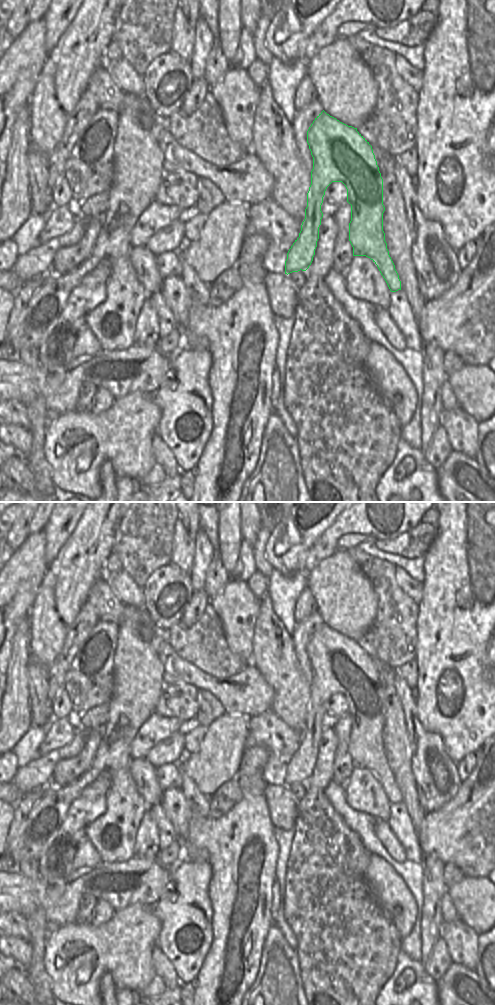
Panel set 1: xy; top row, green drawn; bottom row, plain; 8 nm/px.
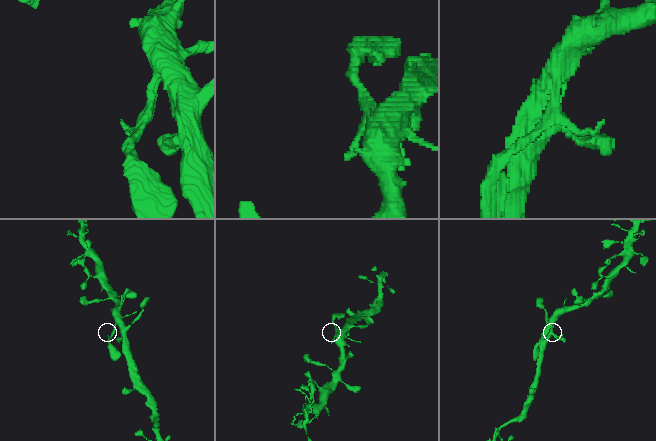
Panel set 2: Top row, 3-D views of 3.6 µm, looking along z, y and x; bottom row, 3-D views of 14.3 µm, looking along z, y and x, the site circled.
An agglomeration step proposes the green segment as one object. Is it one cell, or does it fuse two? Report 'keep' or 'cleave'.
keep

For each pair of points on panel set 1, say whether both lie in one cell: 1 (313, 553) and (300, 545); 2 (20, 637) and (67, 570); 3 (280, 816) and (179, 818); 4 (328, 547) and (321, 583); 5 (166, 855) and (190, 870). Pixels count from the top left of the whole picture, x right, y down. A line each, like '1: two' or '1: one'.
1: two
2: two
3: two
4: two
5: two

